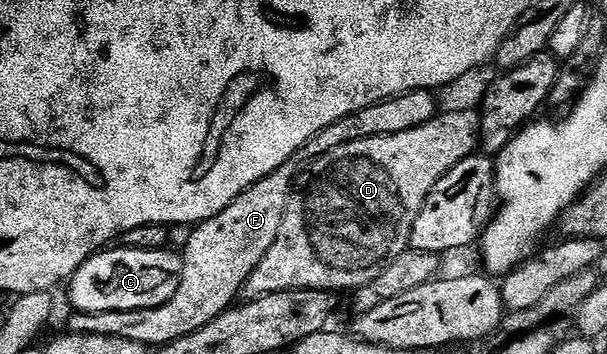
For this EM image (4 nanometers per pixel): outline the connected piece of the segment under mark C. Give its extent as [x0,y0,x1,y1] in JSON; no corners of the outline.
[68,247,183,313]

